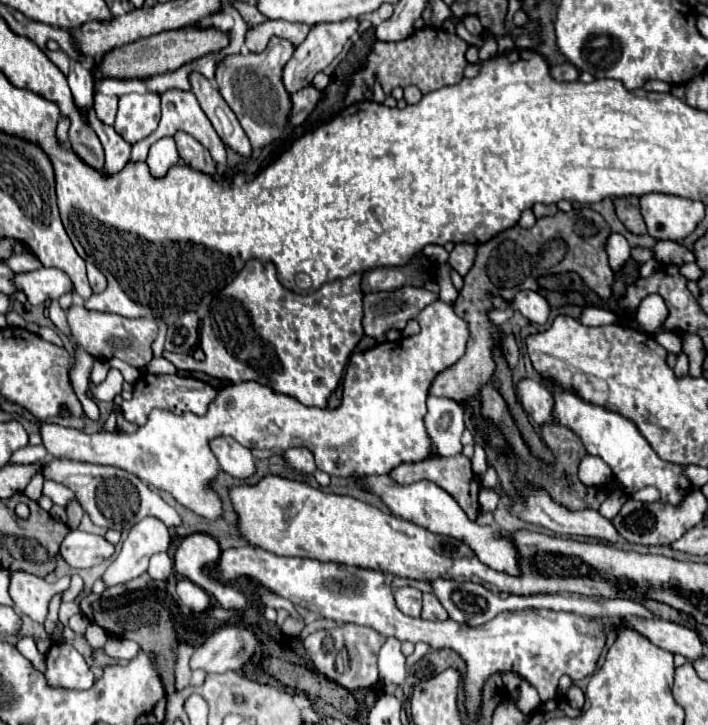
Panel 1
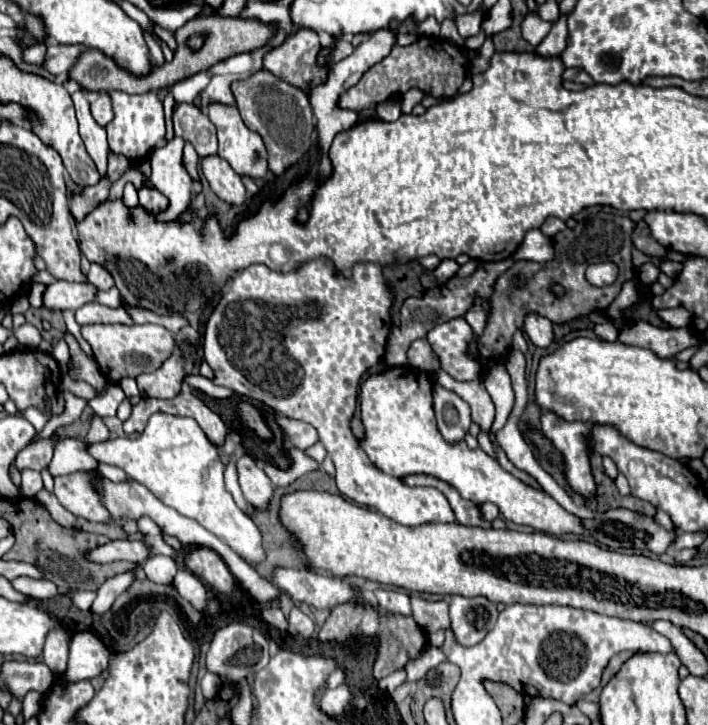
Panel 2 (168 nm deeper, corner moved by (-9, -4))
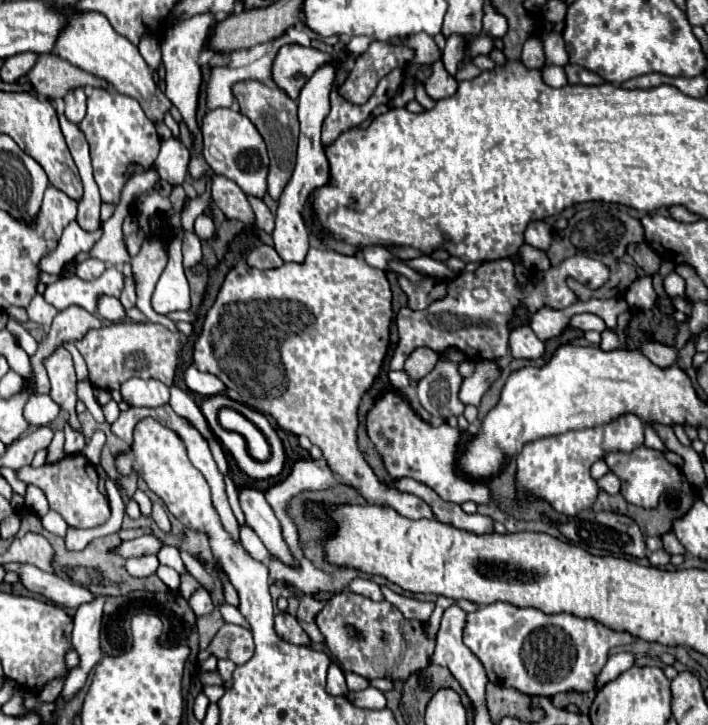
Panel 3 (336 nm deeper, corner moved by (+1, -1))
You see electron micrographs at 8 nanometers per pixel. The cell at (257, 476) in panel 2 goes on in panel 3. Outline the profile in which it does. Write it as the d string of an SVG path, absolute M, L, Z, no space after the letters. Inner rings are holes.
M242 486L240 492L238 492L238 498L240 498L242 512L246 516L246 522L254 528L254 532L260 536L260 540L270 550L270 554L278 556L284 564L296 566L296 560L290 556L288 546L282 540L280 522L278 522L278 518L274 514L272 506L264 498L264 492L260 492L256 488Z

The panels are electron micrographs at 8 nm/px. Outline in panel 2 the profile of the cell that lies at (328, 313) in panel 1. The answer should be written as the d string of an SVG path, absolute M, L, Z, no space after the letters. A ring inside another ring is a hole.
M312 259L288 273L280 273L280 271L272 271L268 269L266 265L250 265L242 271L238 271L228 287L228 291L222 295L220 303L216 305L216 309L212 311L208 323L206 323L206 335L204 335L204 343L202 343L202 349L204 349L204 359L206 363L212 367L214 371L214 383L216 385L224 385L224 387L230 387L234 389L236 393L240 395L246 395L250 399L256 399L264 405L268 405L270 409L274 409L278 415L286 415L290 419L298 419L298 421L304 421L304 423L310 423L316 433L318 433L318 439L320 443L326 447L328 451L328 457L334 461L336 465L336 485L340 489L340 493L360 505L366 505L366 507L374 507L376 511L380 511L382 515L386 515L388 519L400 523L400 525L420 525L420 523L452 523L456 517L454 517L454 511L450 509L450 503L446 501L446 497L434 489L434 487L408 487L404 485L400 479L396 477L388 477L386 473L382 473L370 459L368 455L364 453L364 449L360 447L360 443L354 439L352 435L352 429L350 429L350 419L356 411L356 403L358 403L358 389L360 389L360 381L362 377L366 375L366 371L372 367L372 365L378 365L380 359L384 357L384 351L386 351L386 341L388 341L388 335L390 335L390 327L392 327L392 317L390 317L390 309L392 309L392 293L390 293L390 285L388 281L384 279L382 275L382 265L378 263L356 263L352 267L352 277L344 277L344 273L340 273L334 263L330 259Z

